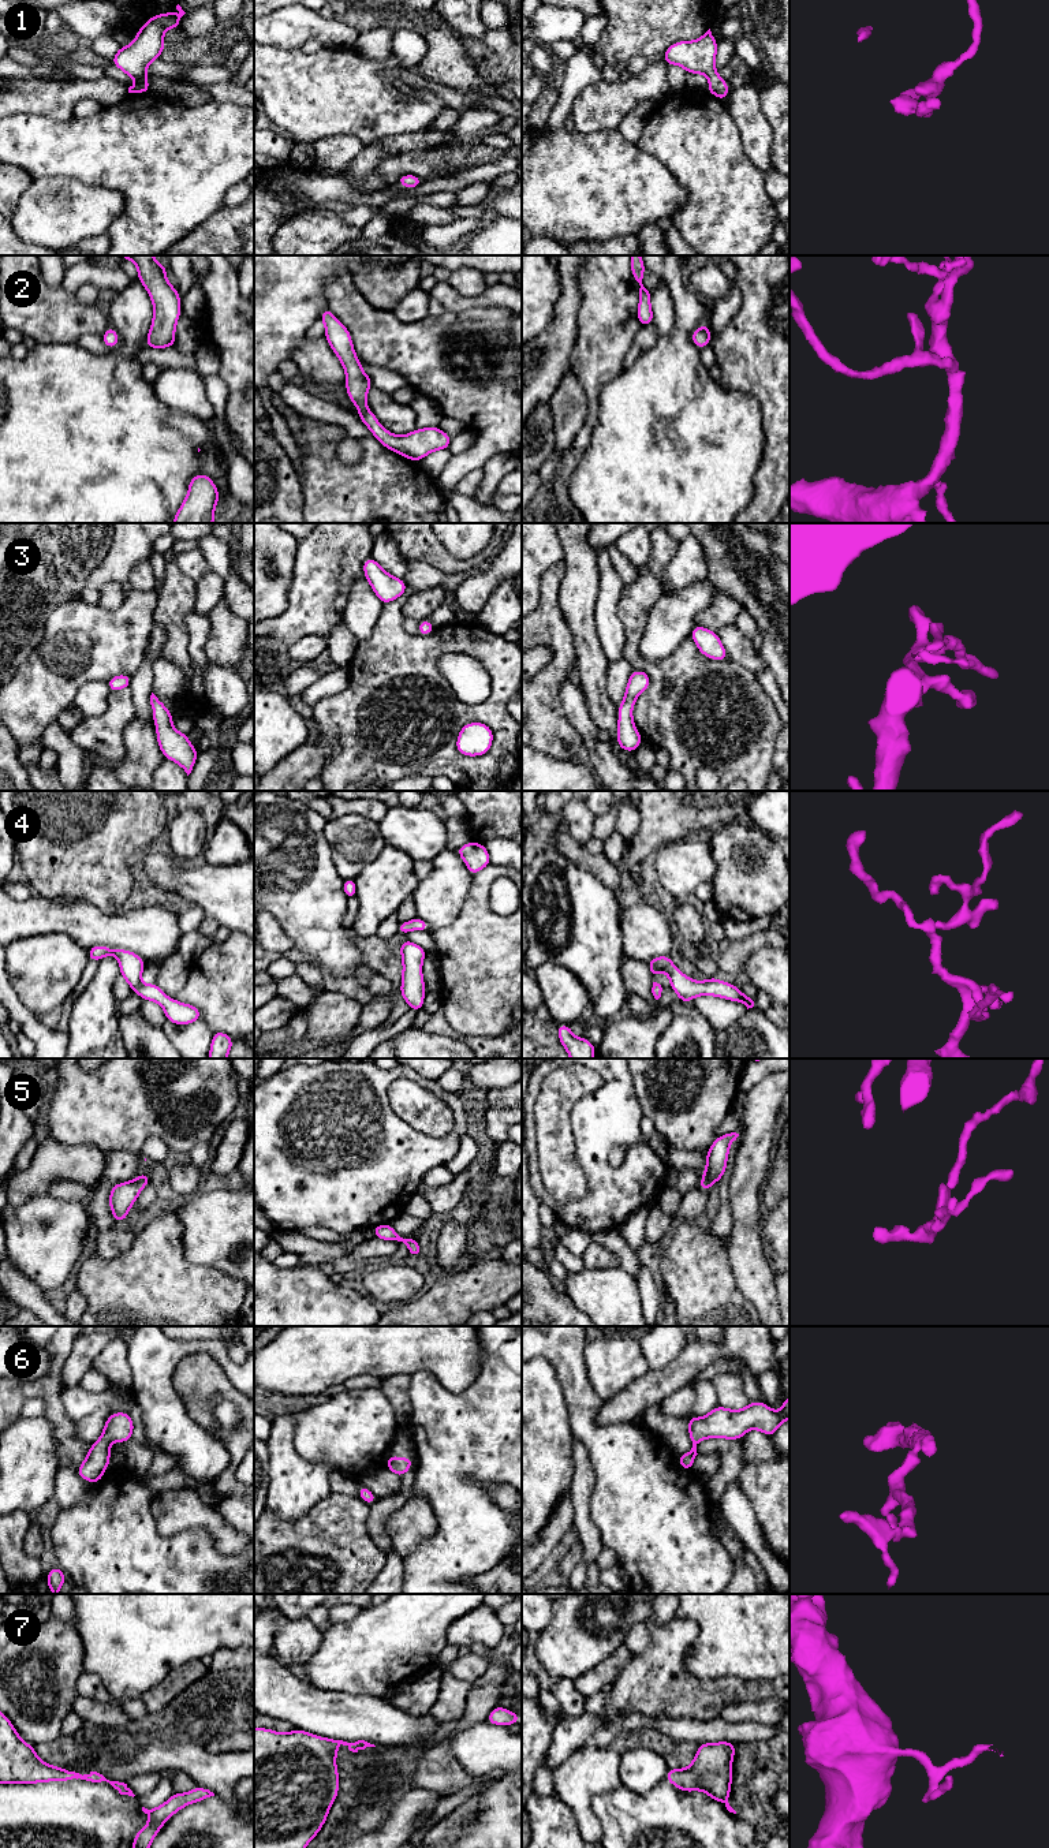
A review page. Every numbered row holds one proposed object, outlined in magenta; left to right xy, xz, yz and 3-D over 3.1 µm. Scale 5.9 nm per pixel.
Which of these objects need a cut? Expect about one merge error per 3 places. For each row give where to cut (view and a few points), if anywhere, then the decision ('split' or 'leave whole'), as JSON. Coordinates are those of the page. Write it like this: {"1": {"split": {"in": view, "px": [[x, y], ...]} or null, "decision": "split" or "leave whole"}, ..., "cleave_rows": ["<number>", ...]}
{"1": {"split": null, "decision": "leave whole"}, "2": {"split": null, "decision": "leave whole"}, "3": {"split": null, "decision": "leave whole"}, "4": {"split": null, "decision": "leave whole"}, "5": {"split": null, "decision": "leave whole"}, "6": {"split": null, "decision": "leave whole"}, "7": {"split": null, "decision": "leave whole"}, "cleave_rows": []}

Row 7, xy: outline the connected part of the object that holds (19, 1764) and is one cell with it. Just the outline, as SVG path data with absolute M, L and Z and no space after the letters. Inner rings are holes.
M0 1711L0 1784L36 1784L71 1781L109 1782L120 1795L135 1796L124 1782L109 1781L97 1772L79 1774L42 1762L34 1747L25 1743L11 1721Z

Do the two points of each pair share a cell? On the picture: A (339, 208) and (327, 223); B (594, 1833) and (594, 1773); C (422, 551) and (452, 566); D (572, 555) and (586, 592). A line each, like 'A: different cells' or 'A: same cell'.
A: different cells
B: same cell
C: same cell
D: same cell

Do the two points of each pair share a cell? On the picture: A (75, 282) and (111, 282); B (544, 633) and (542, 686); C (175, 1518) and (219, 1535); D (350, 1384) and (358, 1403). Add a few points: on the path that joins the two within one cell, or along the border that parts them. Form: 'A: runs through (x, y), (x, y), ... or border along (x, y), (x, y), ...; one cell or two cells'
A: runs through (84, 277), (103, 277); one cell
B: runs through (557, 646), (557, 669), (555, 672); one cell
C: runs through (186, 1518), (202, 1518), (209, 1524); one cell
D: border along (380, 1387), (347, 1389); two cells

